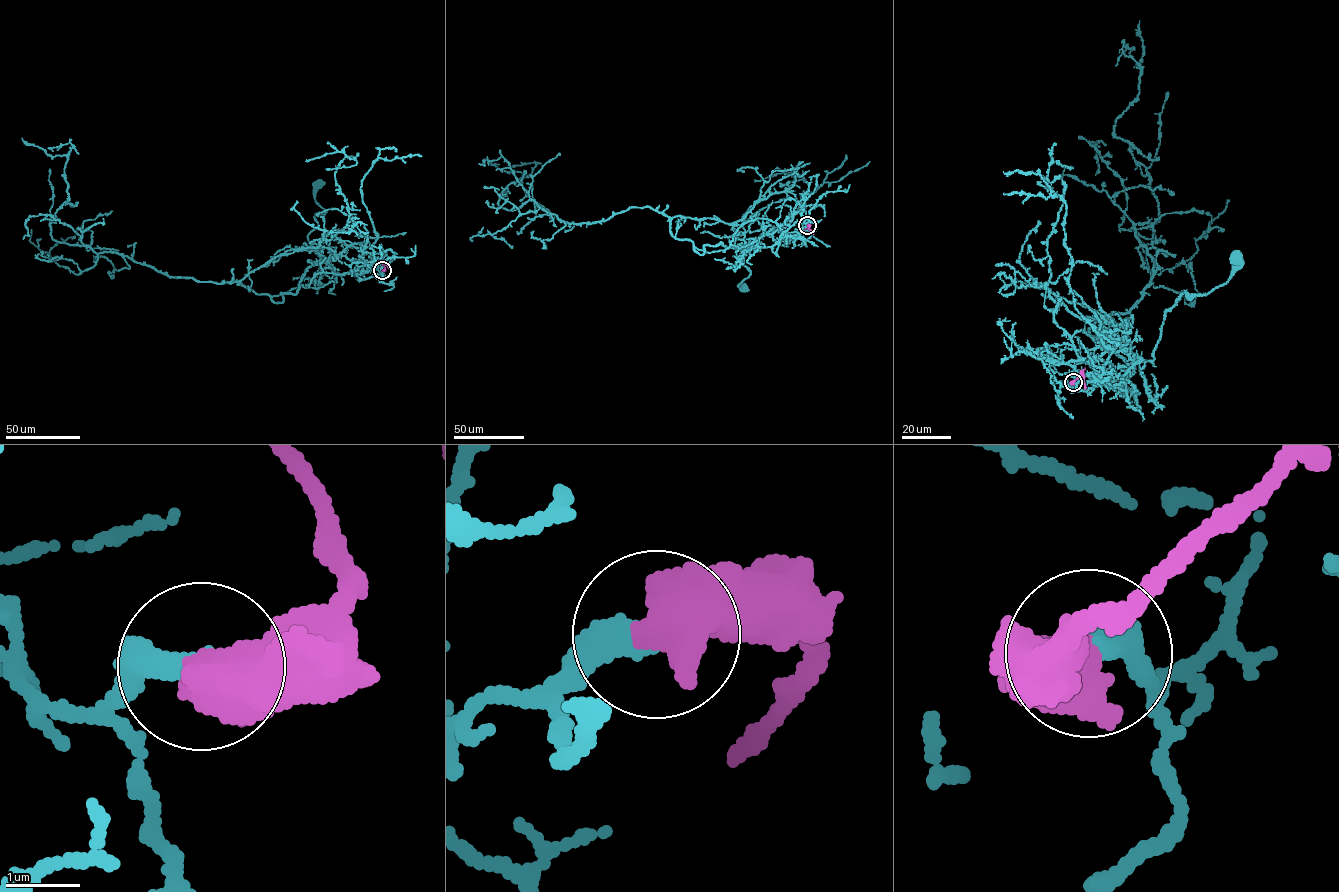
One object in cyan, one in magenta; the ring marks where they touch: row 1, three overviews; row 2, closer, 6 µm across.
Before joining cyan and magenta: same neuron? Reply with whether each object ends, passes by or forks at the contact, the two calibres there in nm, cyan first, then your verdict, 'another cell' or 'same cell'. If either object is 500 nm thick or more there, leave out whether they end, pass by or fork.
400/750 nm | another cell

